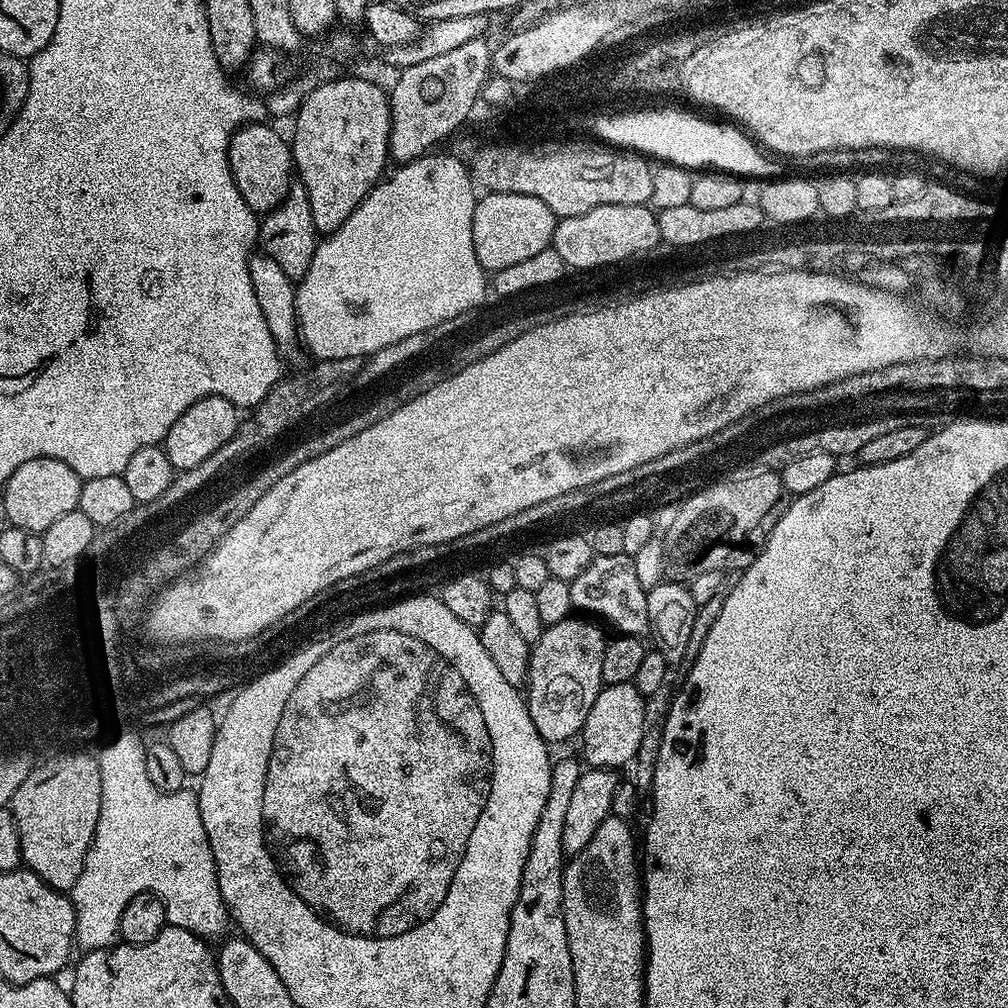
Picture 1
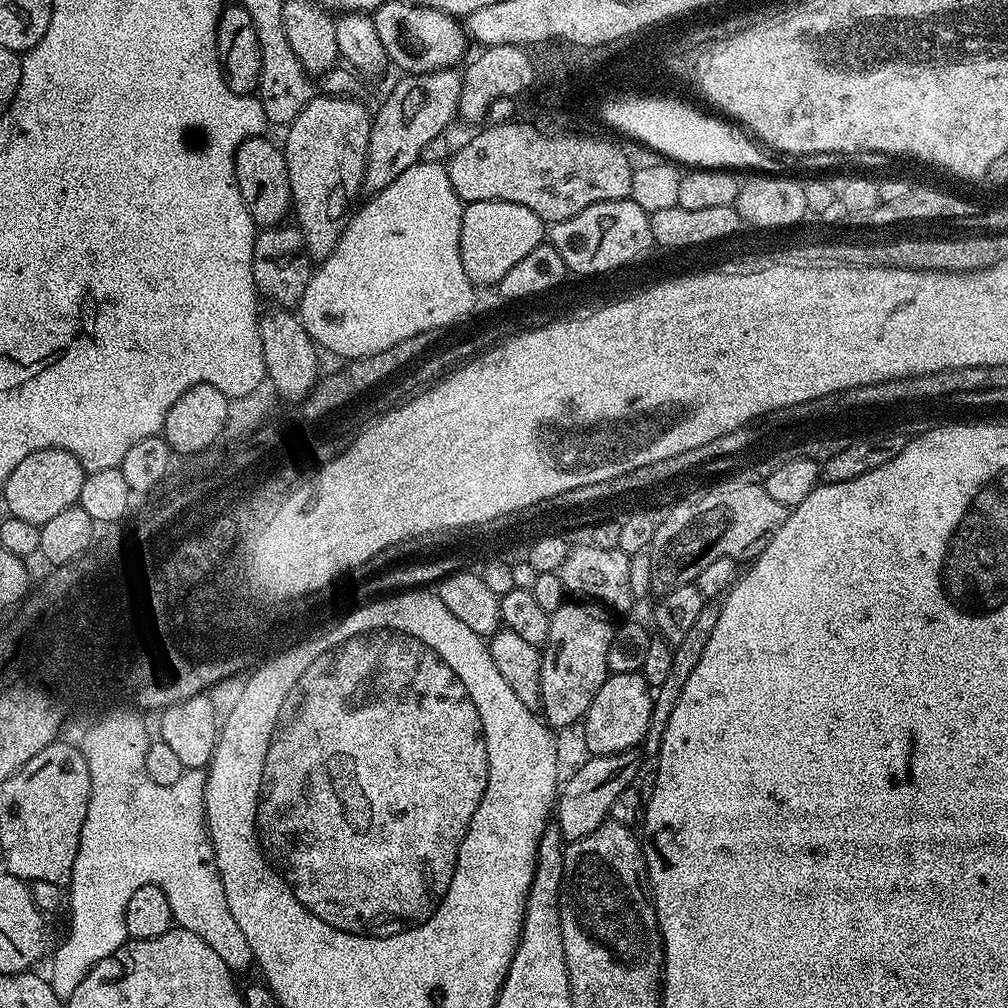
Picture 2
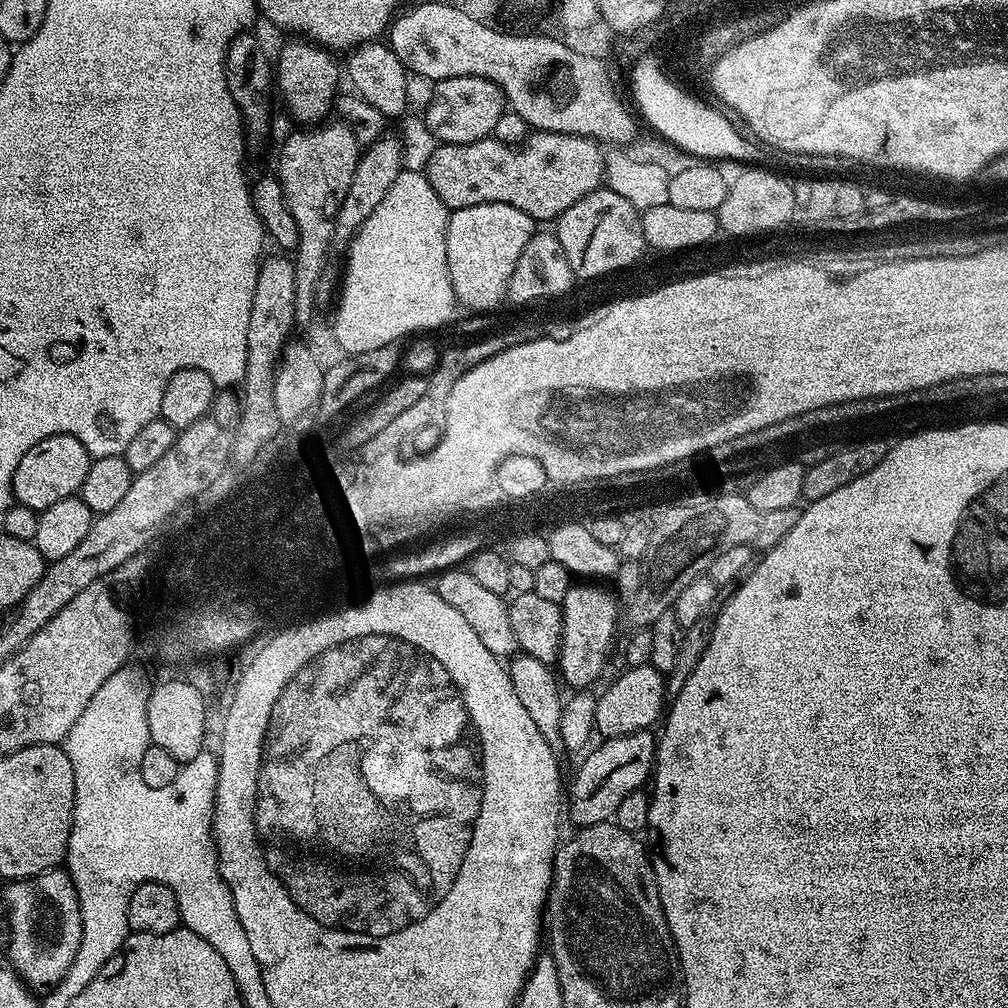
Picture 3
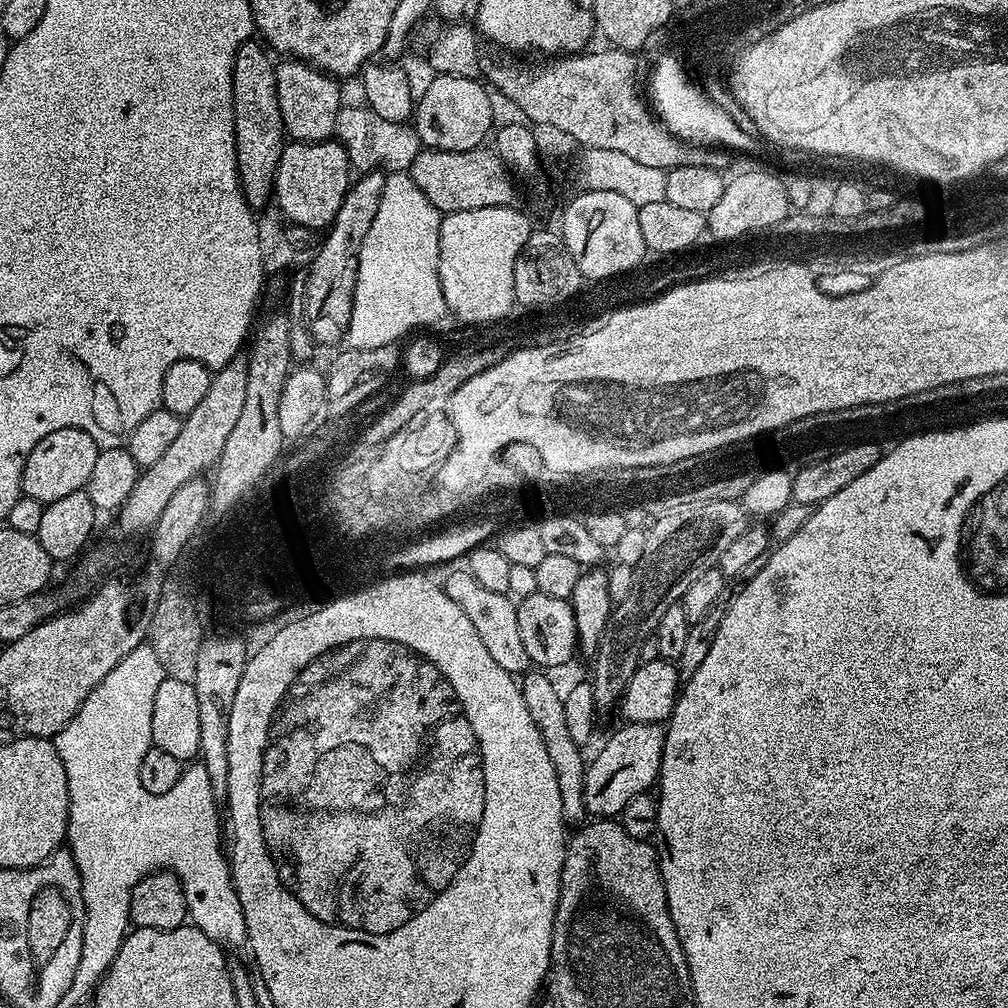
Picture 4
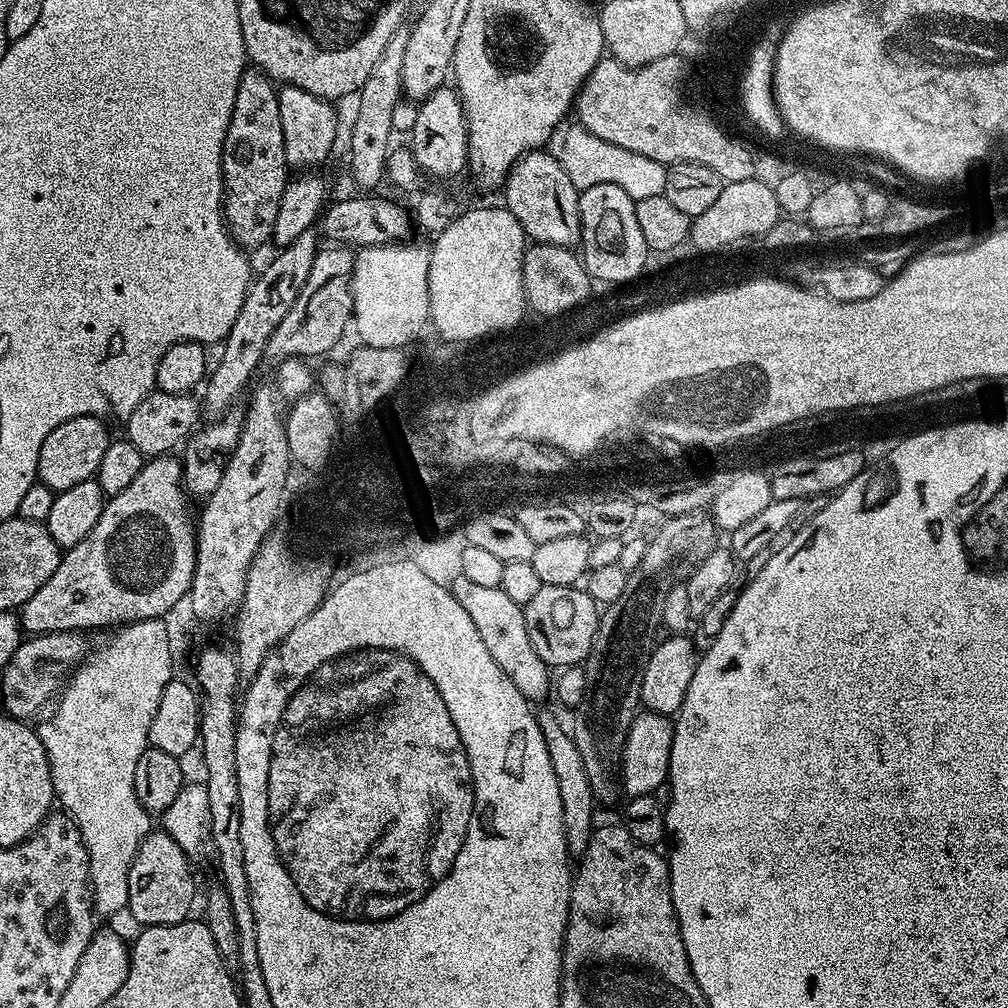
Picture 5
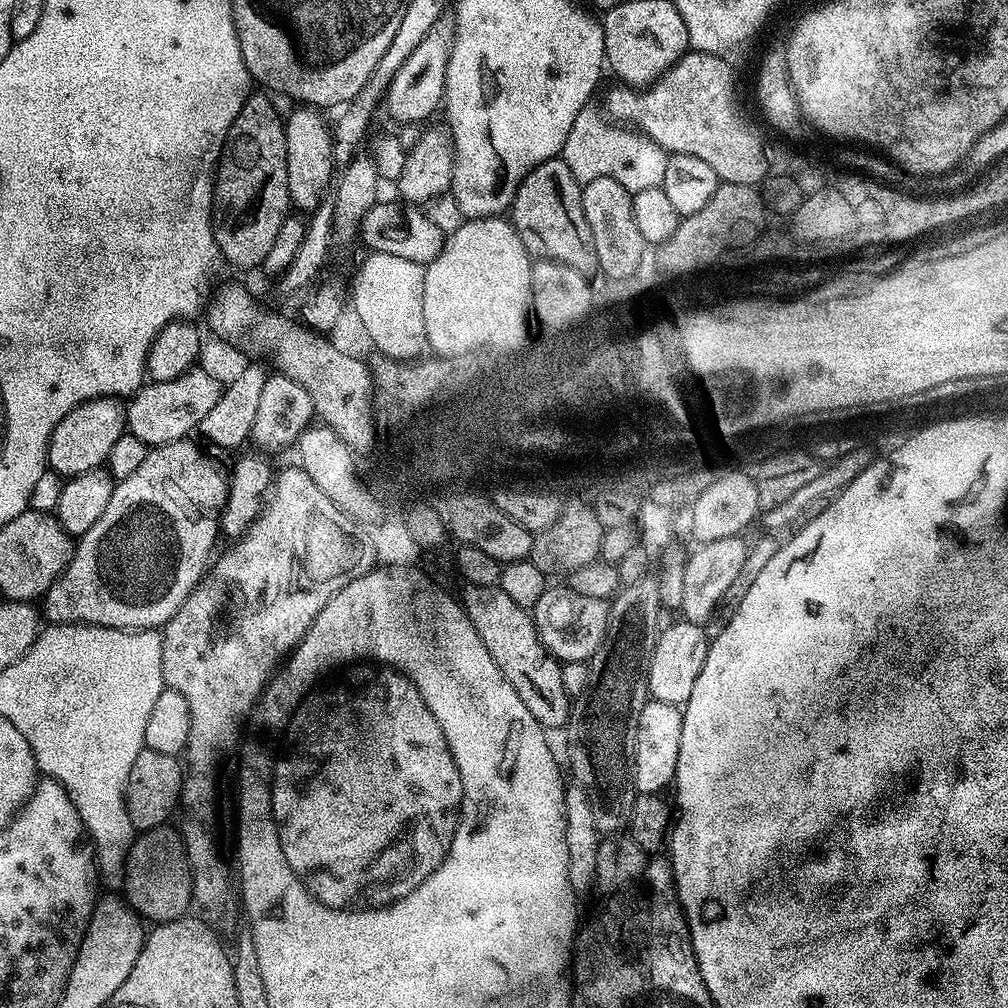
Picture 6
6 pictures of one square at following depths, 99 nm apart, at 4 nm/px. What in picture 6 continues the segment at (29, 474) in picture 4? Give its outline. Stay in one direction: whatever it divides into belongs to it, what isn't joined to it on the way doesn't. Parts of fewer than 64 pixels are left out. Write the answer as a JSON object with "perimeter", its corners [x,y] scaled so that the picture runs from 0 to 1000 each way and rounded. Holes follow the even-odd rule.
{"perimeter":[[[98,395],[79,401],[52,428],[48,436],[48,464],[59,472],[70,474],[90,464],[100,463],[109,450],[109,442],[125,427],[125,405],[118,396]]]}

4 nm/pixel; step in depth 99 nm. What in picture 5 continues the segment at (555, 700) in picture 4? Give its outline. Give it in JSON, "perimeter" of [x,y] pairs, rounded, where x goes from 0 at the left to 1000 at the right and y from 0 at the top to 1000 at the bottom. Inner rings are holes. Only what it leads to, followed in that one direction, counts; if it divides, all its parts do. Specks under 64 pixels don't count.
{"perimeter":[[[537,705],[534,713],[542,744],[546,748],[546,760],[550,760],[550,772],[554,772],[554,788],[558,788],[558,815],[562,839],[568,850],[574,851],[587,830],[587,809],[590,808],[591,802],[593,803],[593,795],[587,790],[585,772],[581,768],[581,756],[577,756],[577,748],[573,748],[573,740],[569,740],[566,725],[561,719],[559,722],[555,712],[548,706]]]}

